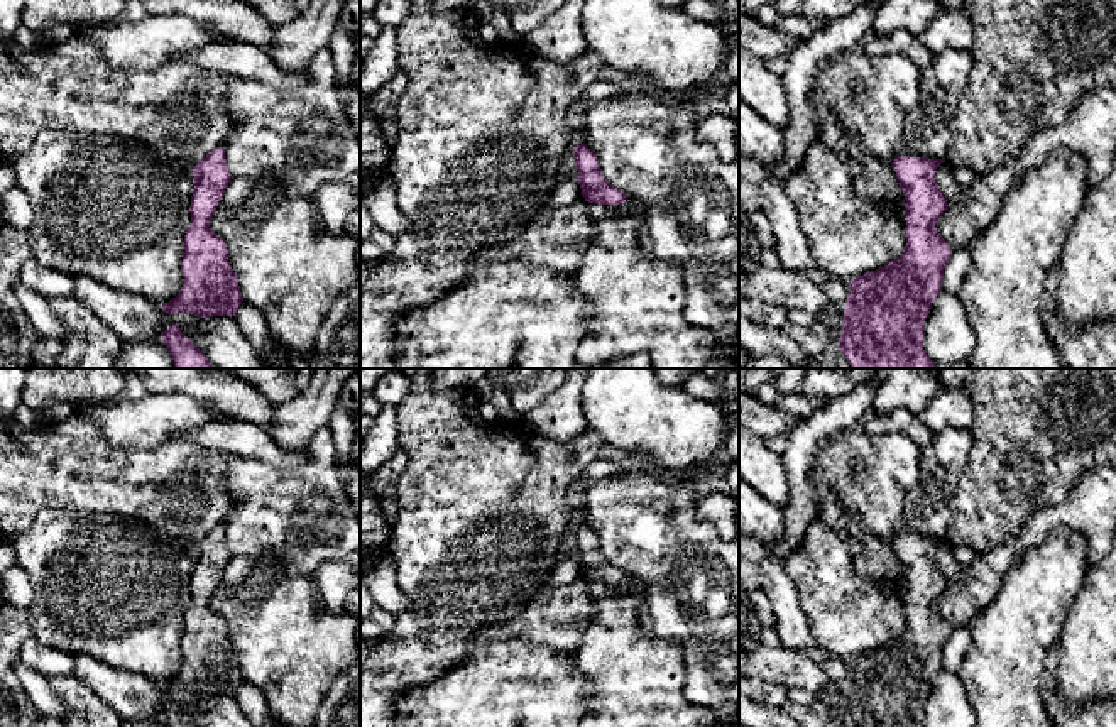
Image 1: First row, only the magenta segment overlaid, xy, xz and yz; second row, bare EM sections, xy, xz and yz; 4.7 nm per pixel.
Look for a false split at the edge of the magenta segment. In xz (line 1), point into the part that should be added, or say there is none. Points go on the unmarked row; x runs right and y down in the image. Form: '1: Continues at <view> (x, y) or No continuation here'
1: No continuation here

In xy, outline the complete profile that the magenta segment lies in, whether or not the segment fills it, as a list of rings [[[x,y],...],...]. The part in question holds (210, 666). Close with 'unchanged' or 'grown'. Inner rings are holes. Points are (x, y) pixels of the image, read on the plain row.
[[[222,524],[194,544],[191,604],[184,614],[181,639],[184,661],[179,673],[162,683],[167,693],[235,695],[243,680],[227,624],[210,607],[230,558]]]; unchanged

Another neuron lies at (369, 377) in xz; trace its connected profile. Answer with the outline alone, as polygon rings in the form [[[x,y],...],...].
[[[360,369],[360,392],[370,392],[377,380],[394,369]]]

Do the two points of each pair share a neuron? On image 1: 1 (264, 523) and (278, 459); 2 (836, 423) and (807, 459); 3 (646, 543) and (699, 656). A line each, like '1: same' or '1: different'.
1: different
2: same
3: same

